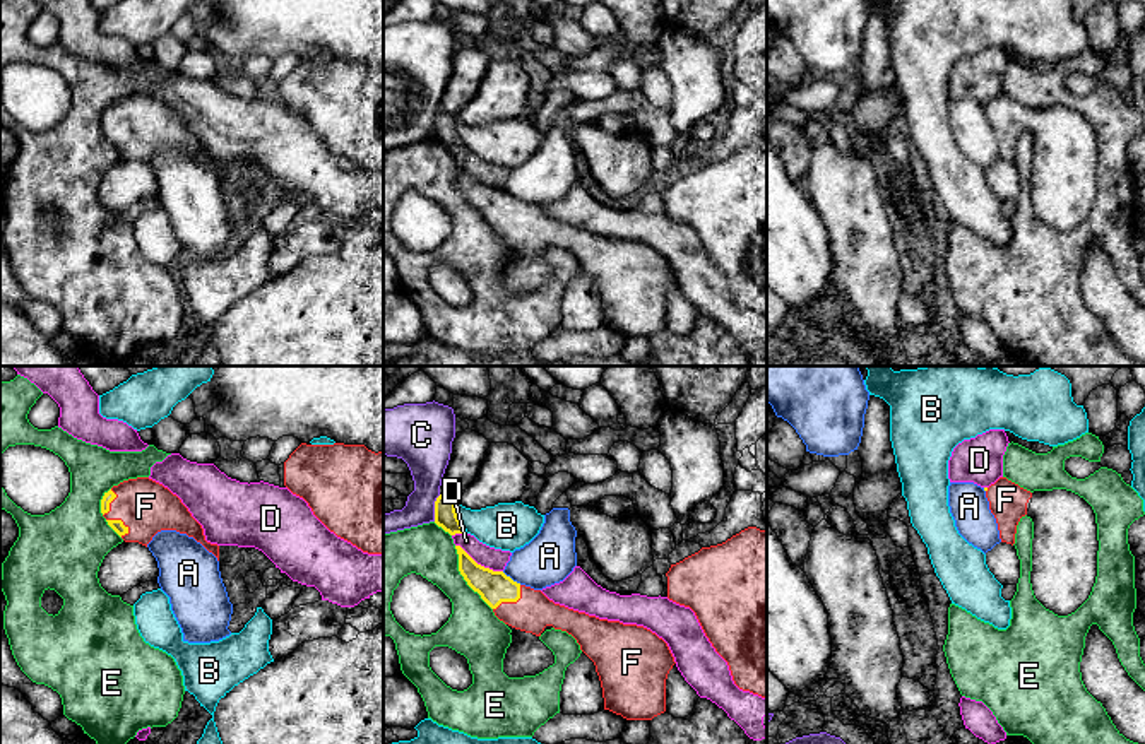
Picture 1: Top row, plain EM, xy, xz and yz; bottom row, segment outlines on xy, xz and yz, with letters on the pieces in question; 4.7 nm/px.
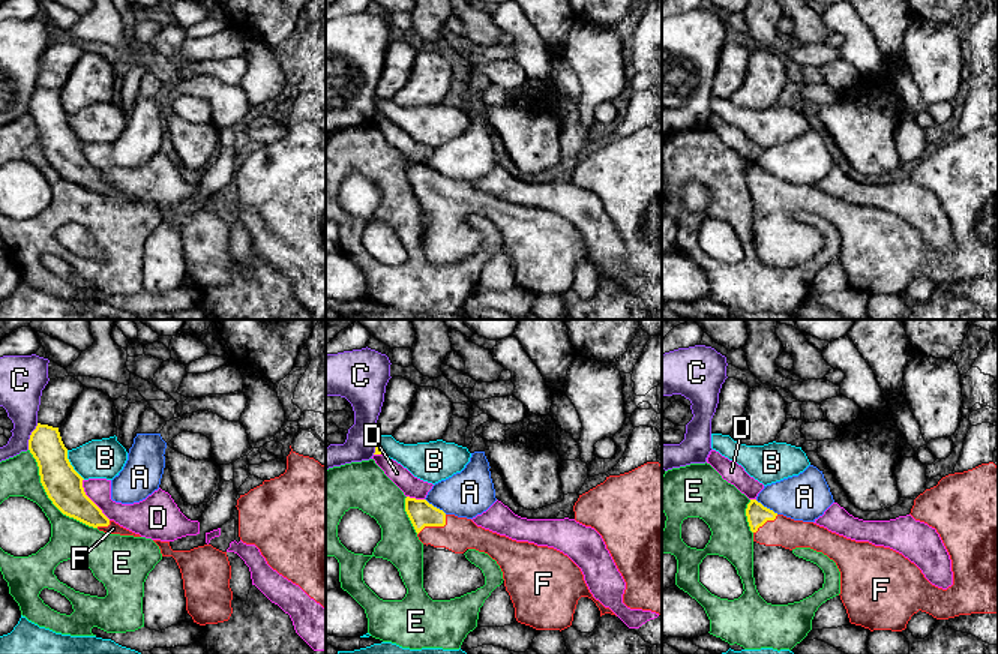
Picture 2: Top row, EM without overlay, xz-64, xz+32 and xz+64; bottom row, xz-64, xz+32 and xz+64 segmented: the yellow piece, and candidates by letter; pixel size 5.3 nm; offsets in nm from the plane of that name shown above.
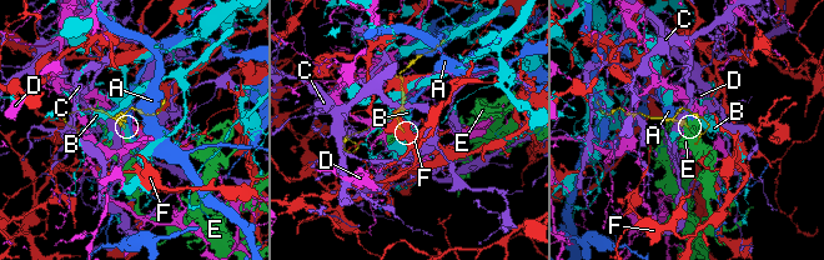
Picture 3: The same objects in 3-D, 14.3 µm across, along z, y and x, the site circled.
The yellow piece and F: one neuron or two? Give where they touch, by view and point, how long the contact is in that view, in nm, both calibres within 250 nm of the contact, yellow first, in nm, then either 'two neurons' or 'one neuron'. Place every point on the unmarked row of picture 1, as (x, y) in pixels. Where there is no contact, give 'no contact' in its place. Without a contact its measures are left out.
meets yellow in xz at (512, 218); contact 180 nm long; 160 nm thick on the yellow side, 180 nm on the other; one neuron

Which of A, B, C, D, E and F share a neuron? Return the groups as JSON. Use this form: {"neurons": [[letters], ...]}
{"neurons": [["A"], ["B"], ["C"], ["D"], ["E"], ["F"]]}

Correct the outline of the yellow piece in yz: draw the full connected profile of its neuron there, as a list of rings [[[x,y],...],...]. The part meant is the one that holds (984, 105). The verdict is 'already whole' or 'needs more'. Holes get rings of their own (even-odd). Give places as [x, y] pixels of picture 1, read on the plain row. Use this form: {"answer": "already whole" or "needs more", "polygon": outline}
{"answer": "needs more", "polygon": [[[1000,94],[994,101],[984,104],[984,108],[989,127],[996,135],[1001,159],[1013,162],[1017,142],[1027,132],[1027,120],[1032,109],[1006,94]]]}

